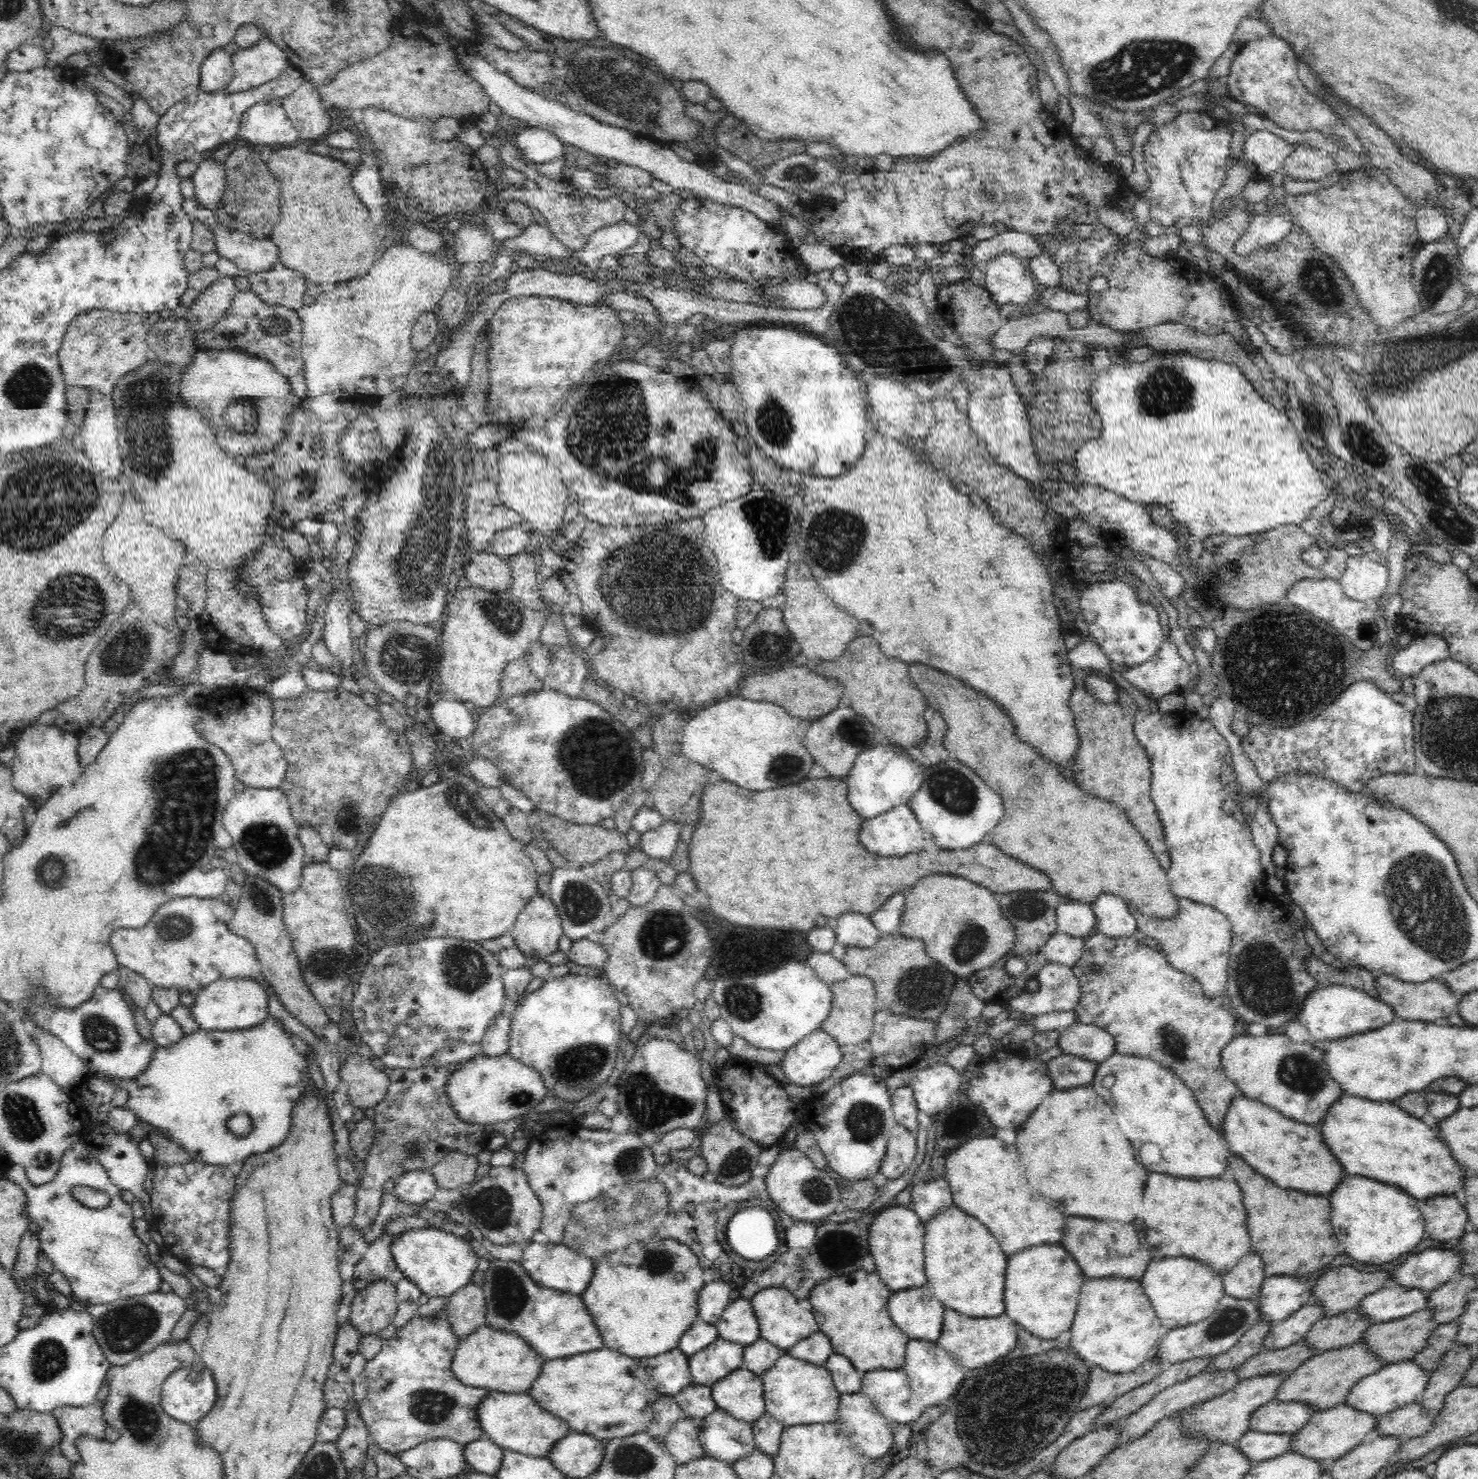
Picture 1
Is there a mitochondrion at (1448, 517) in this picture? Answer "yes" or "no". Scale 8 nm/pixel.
yes

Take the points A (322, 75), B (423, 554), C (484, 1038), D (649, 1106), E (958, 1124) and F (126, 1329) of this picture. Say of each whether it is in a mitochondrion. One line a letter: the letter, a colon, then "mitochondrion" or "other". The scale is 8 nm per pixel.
A: other
B: mitochondrion
C: other
D: mitochondrion
E: other
F: mitochondrion

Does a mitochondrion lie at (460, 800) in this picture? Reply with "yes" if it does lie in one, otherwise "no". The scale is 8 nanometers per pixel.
yes

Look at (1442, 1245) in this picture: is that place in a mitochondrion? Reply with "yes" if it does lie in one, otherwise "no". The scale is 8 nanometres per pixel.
no

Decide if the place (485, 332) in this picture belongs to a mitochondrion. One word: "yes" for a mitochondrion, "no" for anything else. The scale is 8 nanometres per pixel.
no

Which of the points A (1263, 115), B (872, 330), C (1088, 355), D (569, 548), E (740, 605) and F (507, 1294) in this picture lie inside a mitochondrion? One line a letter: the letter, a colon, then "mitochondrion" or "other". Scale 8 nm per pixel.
A: other
B: mitochondrion
C: other
D: other
E: other
F: mitochondrion

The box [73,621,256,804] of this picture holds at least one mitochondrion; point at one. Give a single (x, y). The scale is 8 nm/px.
(127, 652)

